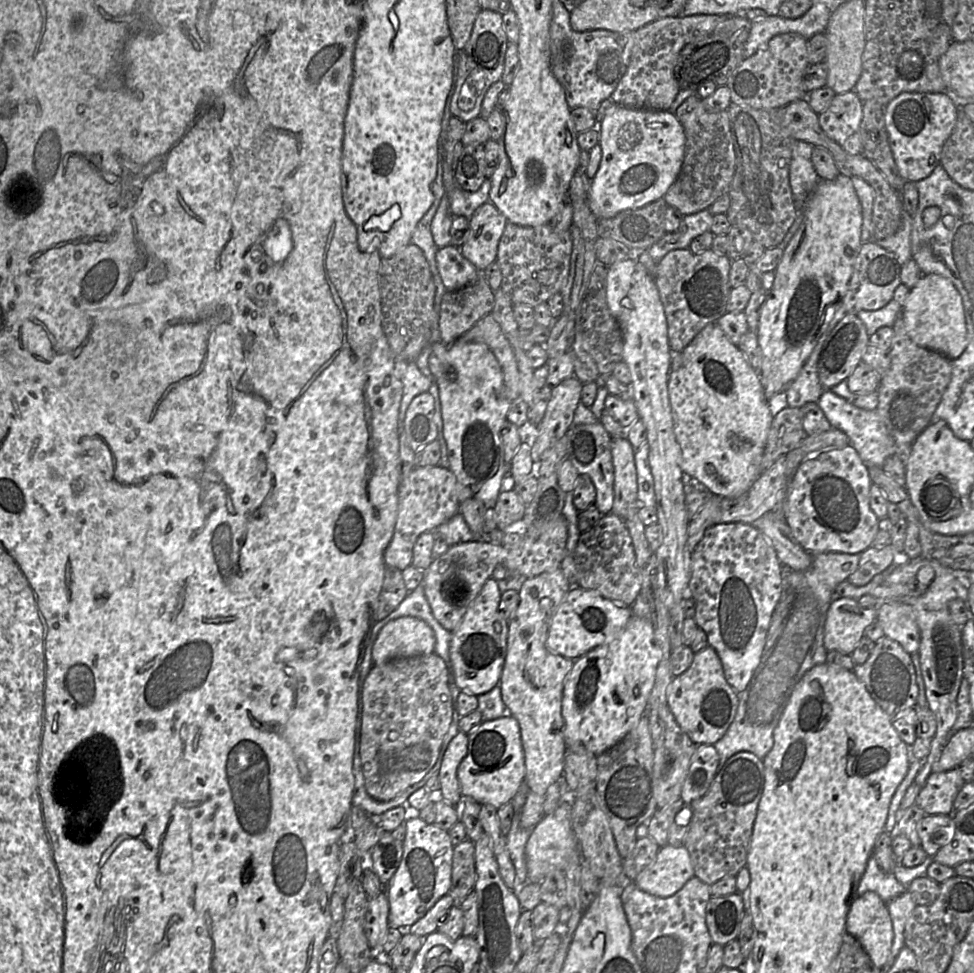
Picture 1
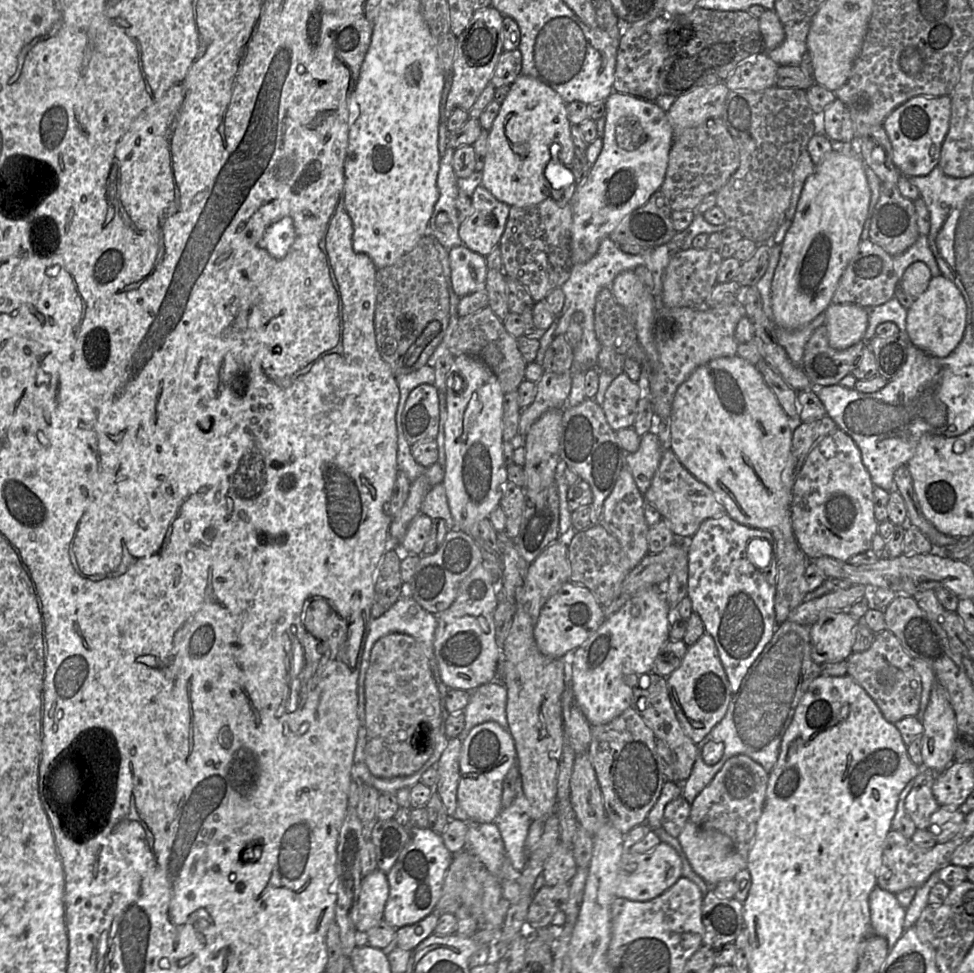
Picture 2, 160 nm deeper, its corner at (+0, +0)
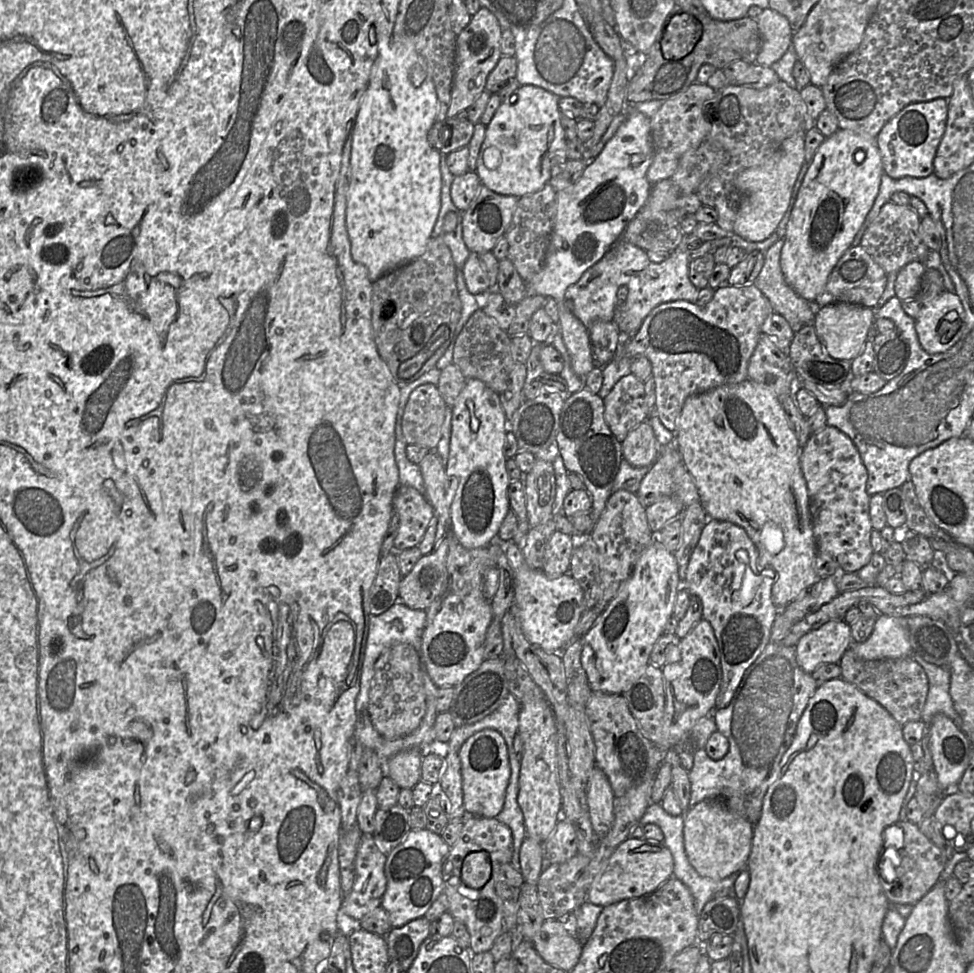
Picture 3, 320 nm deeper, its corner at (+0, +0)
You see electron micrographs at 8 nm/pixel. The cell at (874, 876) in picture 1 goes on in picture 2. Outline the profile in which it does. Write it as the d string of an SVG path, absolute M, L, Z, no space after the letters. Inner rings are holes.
M875 886L869 895L869 908L873 934L884 937L890 951L904 931L906 909L900 905L895 894L885 891L879 886Z

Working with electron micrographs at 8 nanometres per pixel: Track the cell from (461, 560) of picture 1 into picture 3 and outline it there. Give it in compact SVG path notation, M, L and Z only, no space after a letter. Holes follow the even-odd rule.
M453 532L428 555L422 555L412 570L401 578L398 601L411 609L426 610L445 590L447 583L447 555Z

